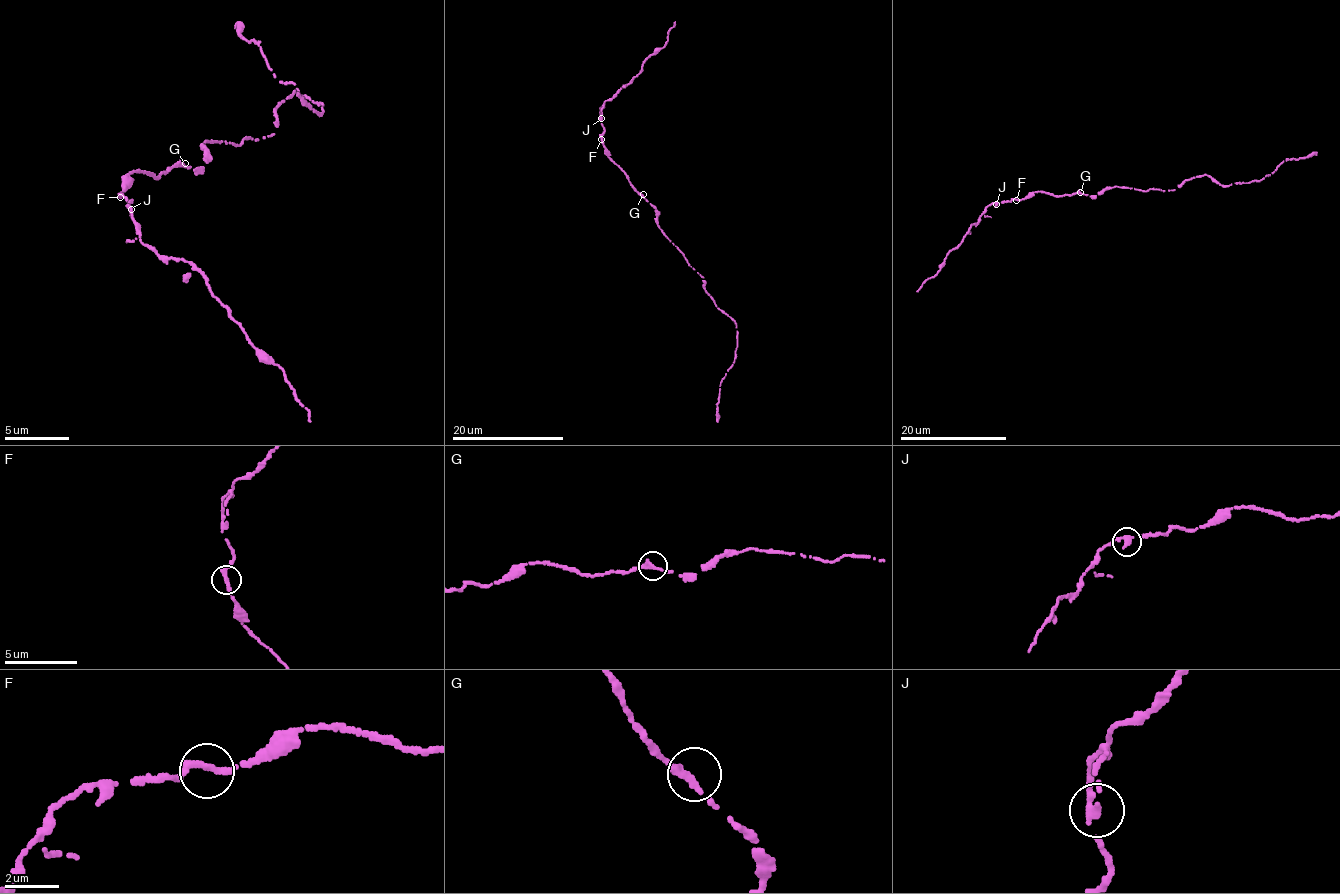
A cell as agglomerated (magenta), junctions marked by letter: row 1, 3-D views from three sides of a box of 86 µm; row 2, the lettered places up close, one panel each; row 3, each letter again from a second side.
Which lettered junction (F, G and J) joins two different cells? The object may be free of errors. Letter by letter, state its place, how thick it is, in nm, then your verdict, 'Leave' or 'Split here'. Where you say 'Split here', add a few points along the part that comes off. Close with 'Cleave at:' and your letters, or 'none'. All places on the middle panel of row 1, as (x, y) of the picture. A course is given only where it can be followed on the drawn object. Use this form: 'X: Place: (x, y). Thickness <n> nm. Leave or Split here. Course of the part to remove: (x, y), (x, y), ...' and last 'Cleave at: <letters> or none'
F: Place: (601, 139). Thickness 280 nm. Leave
G: Place: (643, 194). Thickness 280 nm. Leave
J: Place: (601, 118). Thickness 280 nm. Leave
Cleave at: none

